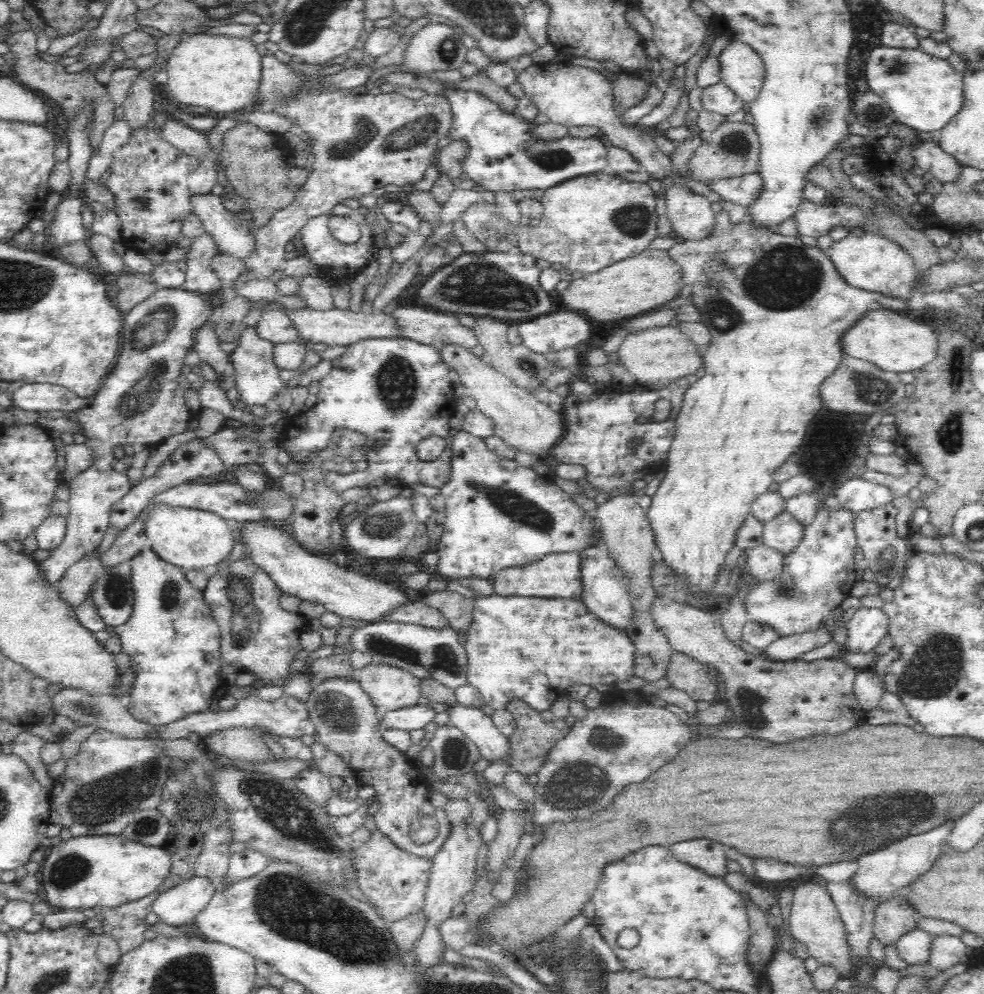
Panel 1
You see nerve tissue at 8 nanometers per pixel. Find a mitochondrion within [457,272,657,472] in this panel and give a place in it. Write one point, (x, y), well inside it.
(528, 365)

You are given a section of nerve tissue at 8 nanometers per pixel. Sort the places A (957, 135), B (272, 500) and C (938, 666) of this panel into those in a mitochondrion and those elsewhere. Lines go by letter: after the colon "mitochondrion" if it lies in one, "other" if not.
A: other
B: mitochondrion
C: mitochondrion

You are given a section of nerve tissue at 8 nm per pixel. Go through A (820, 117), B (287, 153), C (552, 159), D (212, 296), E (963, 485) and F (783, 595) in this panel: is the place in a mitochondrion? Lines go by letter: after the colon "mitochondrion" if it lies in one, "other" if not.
A: mitochondrion
B: other
C: mitochondrion
D: other
E: other
F: mitochondrion

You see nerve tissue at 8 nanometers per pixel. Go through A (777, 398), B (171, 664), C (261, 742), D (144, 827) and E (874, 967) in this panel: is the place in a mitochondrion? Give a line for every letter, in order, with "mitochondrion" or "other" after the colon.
A: other
B: other
C: other
D: mitochondrion
E: other

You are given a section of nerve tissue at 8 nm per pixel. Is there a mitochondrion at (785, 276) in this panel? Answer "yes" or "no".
yes

